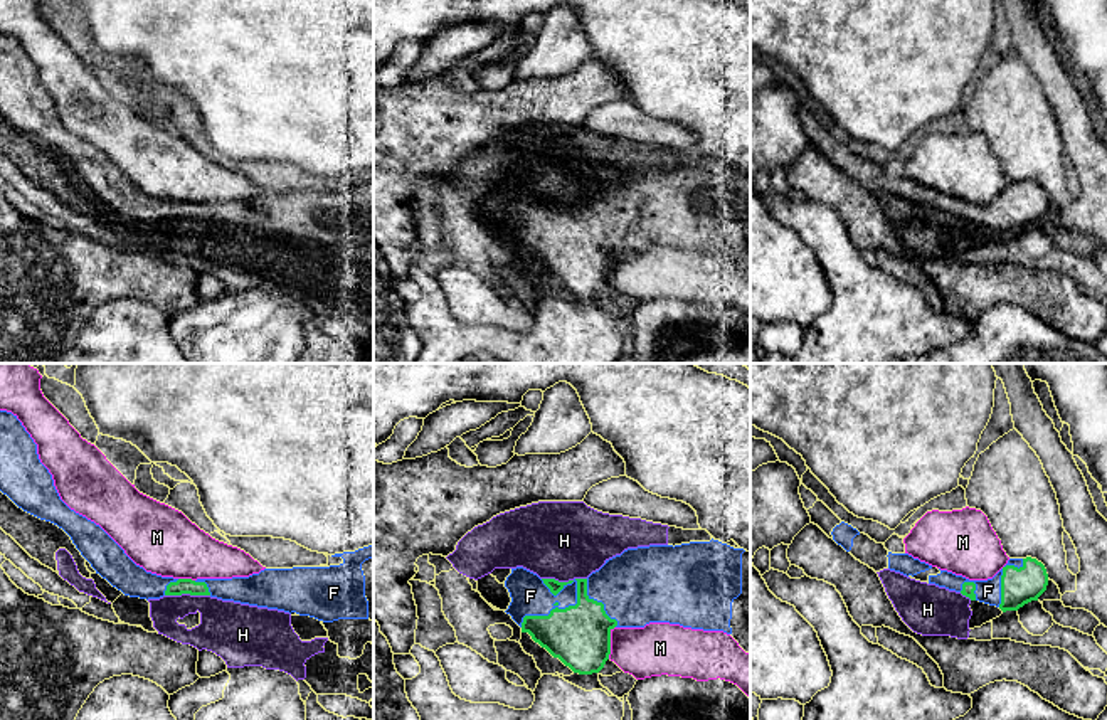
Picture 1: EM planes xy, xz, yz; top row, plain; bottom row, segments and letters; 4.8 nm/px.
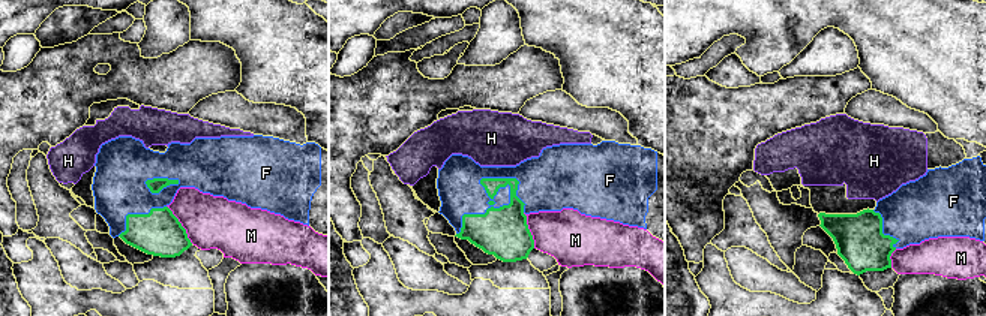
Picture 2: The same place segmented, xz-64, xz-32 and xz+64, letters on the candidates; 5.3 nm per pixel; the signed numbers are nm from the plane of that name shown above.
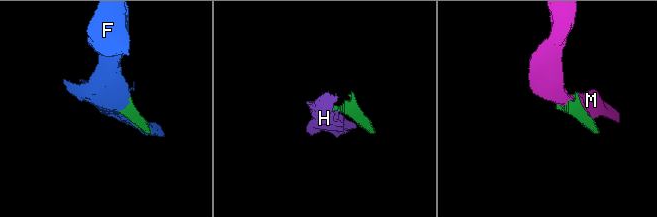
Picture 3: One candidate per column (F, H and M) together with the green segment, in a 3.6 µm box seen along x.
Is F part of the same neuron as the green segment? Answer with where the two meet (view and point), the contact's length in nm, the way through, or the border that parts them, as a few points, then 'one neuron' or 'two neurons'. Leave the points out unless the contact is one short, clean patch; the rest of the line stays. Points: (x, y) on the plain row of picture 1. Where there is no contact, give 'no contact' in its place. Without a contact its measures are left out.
contact xz (556, 231); length 360 nm; one neuron

